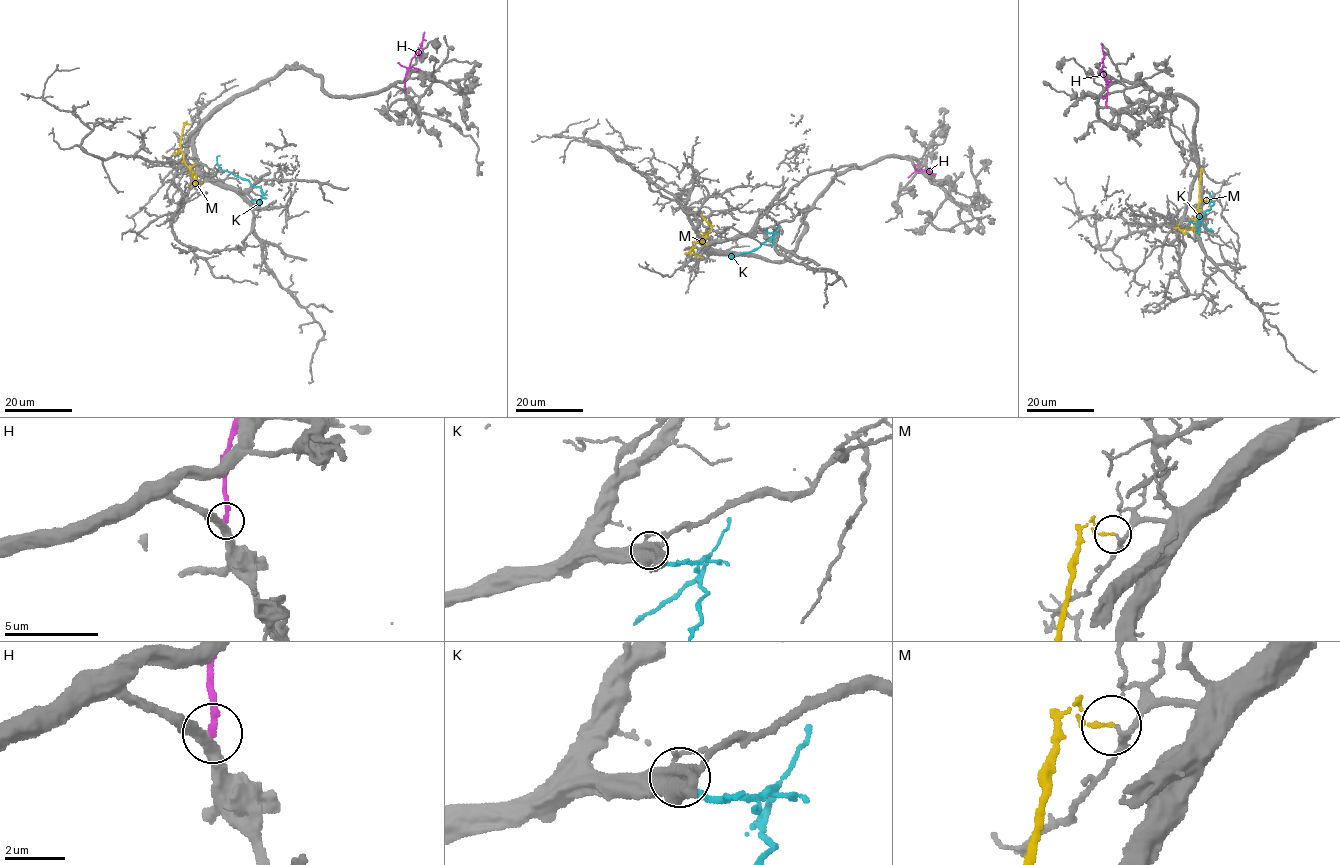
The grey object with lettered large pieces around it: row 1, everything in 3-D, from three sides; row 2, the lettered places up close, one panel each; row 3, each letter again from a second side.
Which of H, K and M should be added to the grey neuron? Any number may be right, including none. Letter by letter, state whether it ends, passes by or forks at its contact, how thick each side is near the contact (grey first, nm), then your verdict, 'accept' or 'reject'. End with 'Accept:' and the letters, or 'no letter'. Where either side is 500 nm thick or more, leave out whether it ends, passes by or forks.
H: it ends | 400/220 nm | reject
K: it ends | 220/260 nm | accept
M: it ends | 150/110 nm | reject
Accept: K

